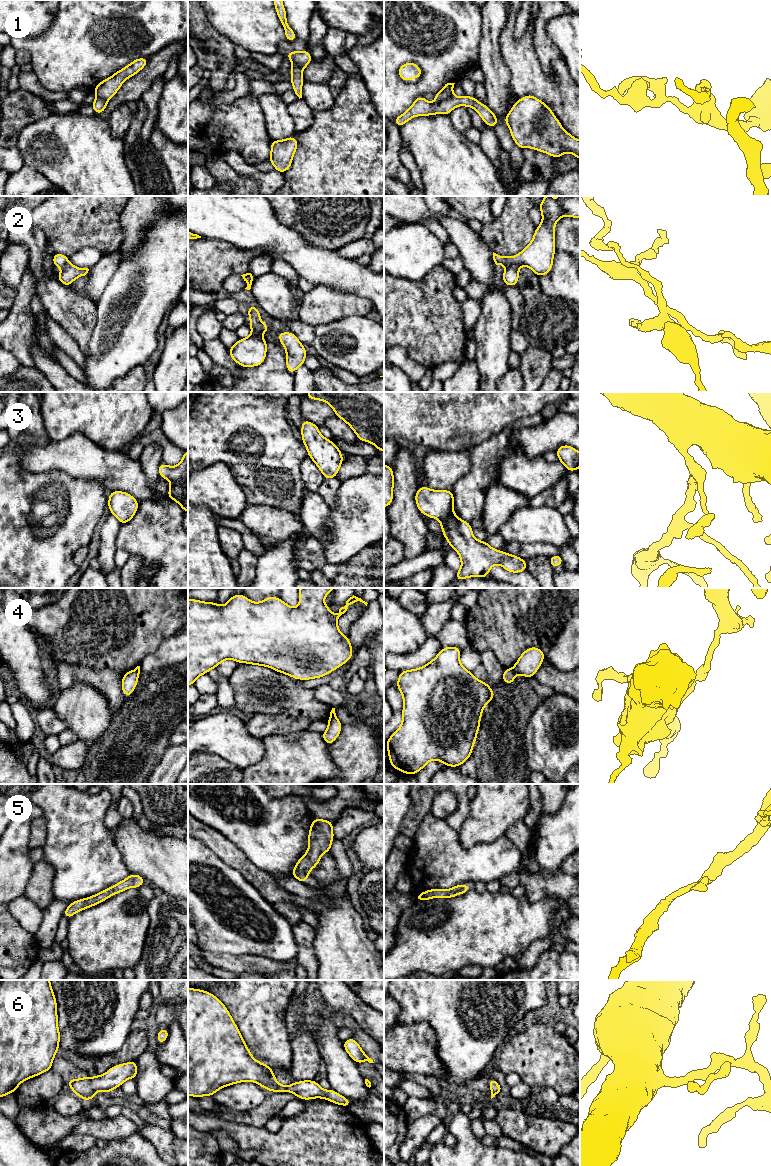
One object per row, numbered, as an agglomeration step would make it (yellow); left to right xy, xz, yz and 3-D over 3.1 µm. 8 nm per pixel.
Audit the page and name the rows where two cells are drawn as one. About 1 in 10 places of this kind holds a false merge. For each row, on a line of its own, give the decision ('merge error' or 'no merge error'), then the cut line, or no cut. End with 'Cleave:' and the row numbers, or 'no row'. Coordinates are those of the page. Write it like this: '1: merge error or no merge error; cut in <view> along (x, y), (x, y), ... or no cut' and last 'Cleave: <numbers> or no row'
1: no merge error; no cut
2: merge error; cut in yz along (507, 266), (516, 266), (518, 268)
3: no merge error; no cut
4: merge error; cut in yz along (511, 668), (517, 673)
5: no merge error; no cut
6: no merge error; no cut
Cleave: 2, 4

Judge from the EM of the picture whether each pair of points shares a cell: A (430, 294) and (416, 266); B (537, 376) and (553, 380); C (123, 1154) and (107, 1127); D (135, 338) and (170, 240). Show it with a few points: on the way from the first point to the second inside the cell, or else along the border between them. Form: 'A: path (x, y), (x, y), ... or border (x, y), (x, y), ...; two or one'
A: border (441, 264), (419, 280), (400, 278); two
B: border (552, 368), (542, 381); two
C: border (137, 1133), (108, 1142); two
D: path (135, 314), (147, 294), (147, 285), (161, 264); one

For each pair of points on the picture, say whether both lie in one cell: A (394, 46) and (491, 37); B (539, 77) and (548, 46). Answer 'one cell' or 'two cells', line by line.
A: two cells
B: two cells

